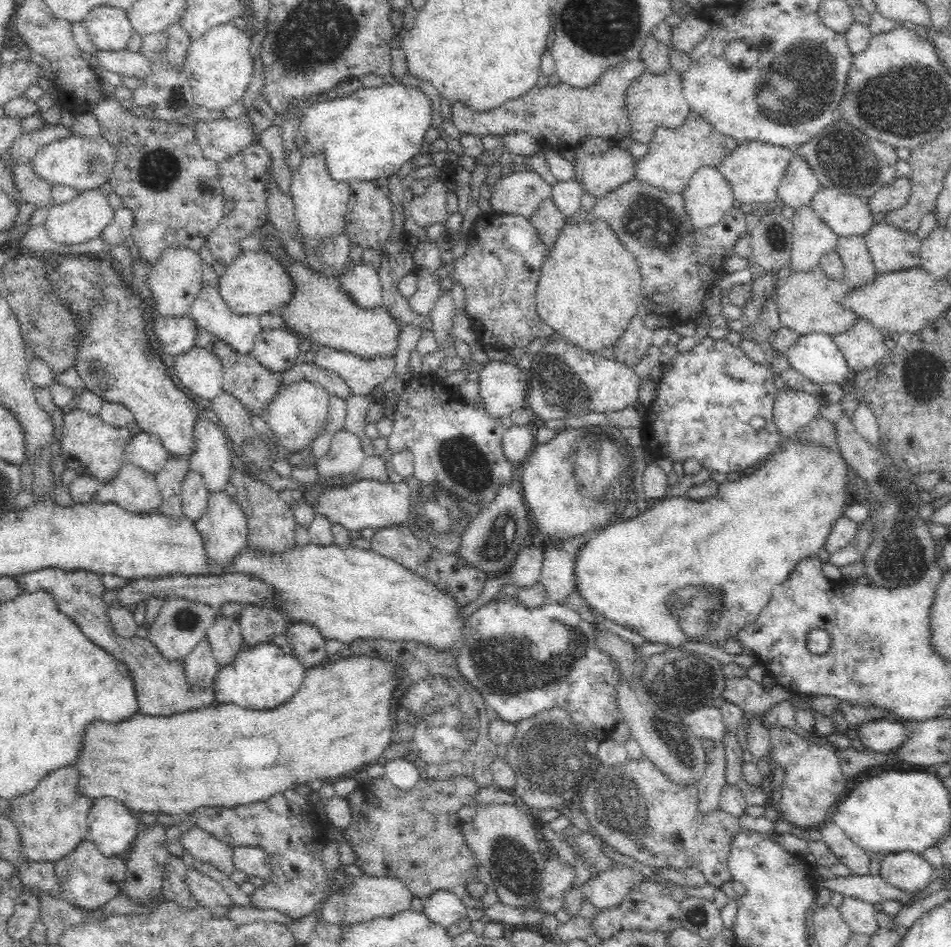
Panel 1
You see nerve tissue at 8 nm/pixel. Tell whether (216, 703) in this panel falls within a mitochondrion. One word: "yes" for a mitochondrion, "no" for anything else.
no

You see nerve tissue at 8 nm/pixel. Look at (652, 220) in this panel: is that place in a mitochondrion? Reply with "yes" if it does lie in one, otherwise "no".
yes

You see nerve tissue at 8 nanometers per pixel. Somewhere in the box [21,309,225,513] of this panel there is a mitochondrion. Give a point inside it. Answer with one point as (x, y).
(64, 333)

